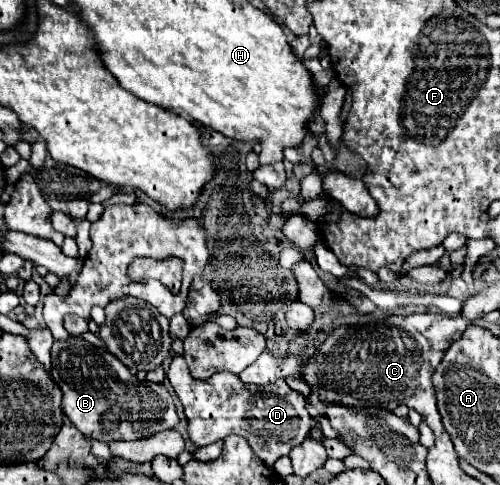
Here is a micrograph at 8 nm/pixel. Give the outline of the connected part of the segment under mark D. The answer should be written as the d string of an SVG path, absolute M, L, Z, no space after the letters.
M180 355L172 357L166 377L184 407L188 437L196 447L206 447L232 433L240 433L250 441L262 463L272 469L276 459L288 455L296 445L300 445L312 429L312 417L306 411L304 395L292 391L286 381L260 387L244 385L238 375L226 371L216 373L206 381L198 381L190 375L188 365Z

